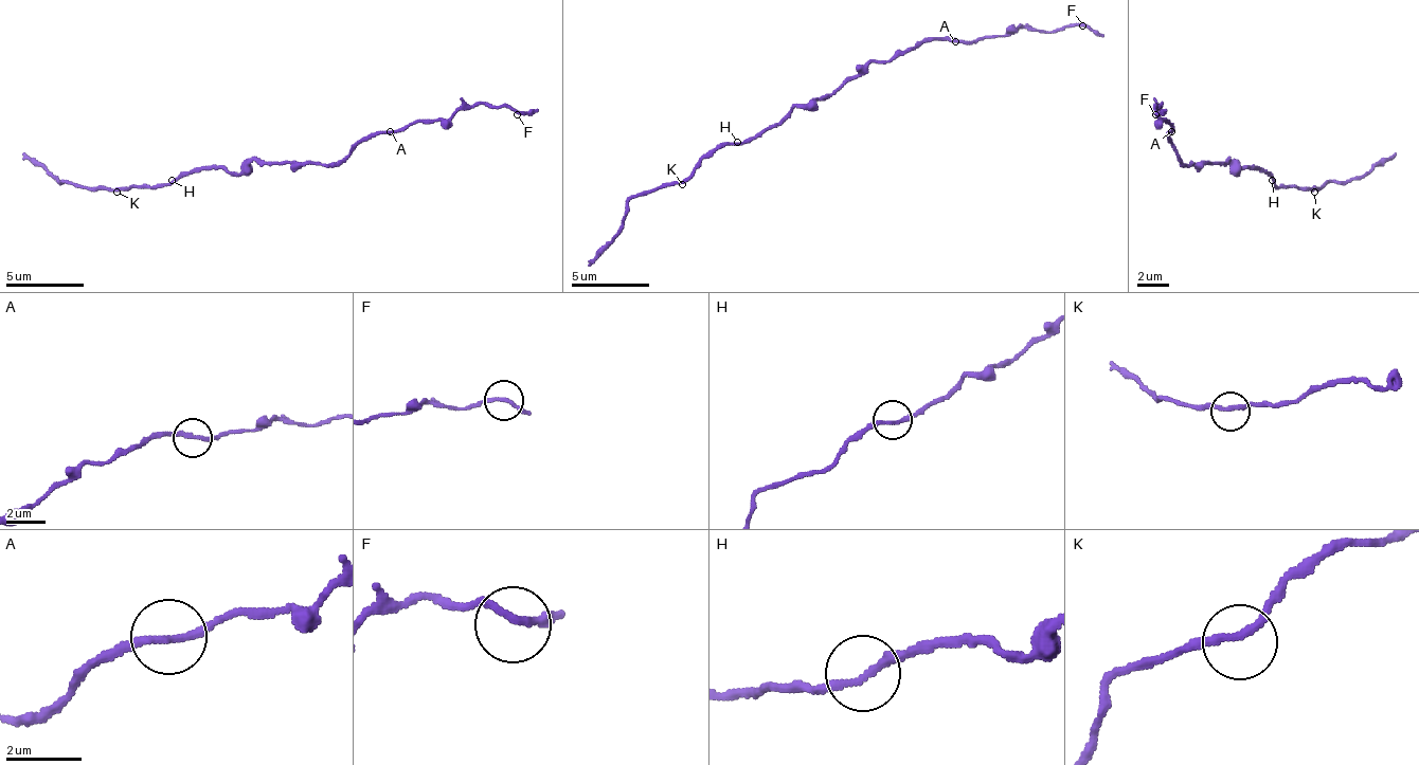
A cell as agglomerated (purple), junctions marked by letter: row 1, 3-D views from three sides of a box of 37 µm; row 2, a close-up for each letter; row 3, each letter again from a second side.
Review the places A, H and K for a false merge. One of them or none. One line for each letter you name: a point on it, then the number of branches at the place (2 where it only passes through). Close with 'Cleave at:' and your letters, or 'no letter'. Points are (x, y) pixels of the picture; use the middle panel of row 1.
Cleave at: no letter

